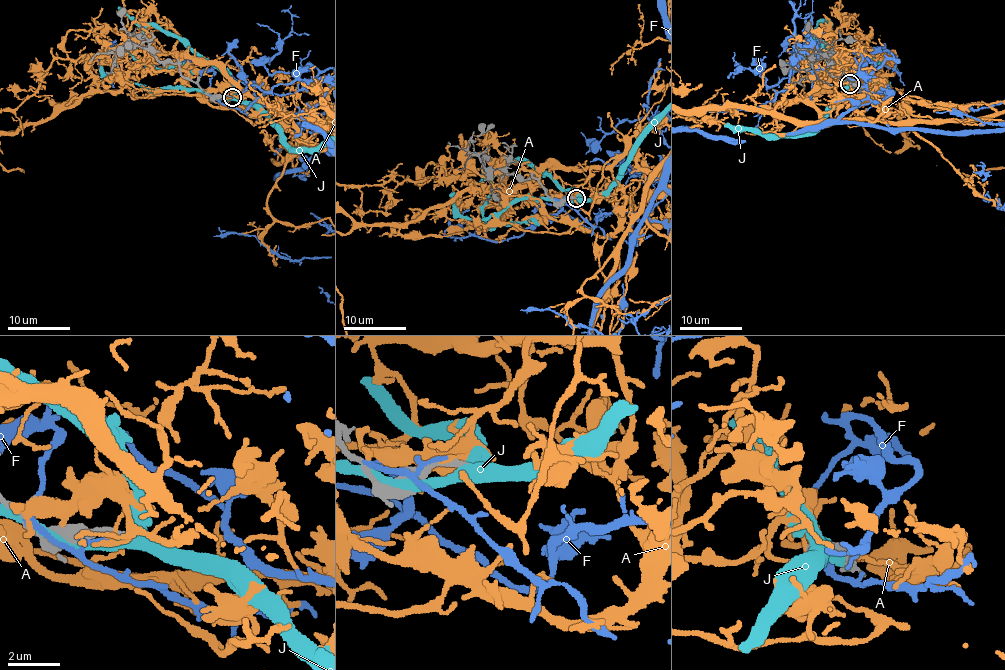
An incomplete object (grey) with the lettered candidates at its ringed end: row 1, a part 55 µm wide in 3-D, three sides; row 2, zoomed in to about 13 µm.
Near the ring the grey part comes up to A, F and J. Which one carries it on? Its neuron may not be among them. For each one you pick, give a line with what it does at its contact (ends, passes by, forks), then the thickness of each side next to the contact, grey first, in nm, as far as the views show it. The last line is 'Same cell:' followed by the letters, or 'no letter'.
Same cell: no letter

